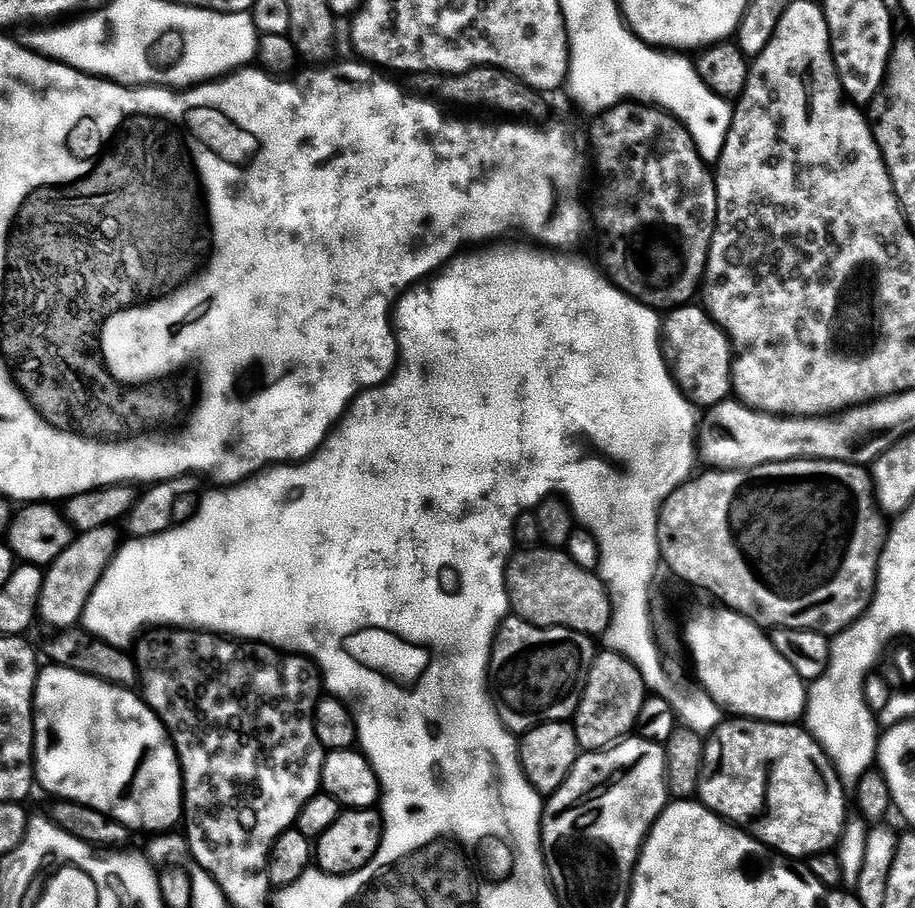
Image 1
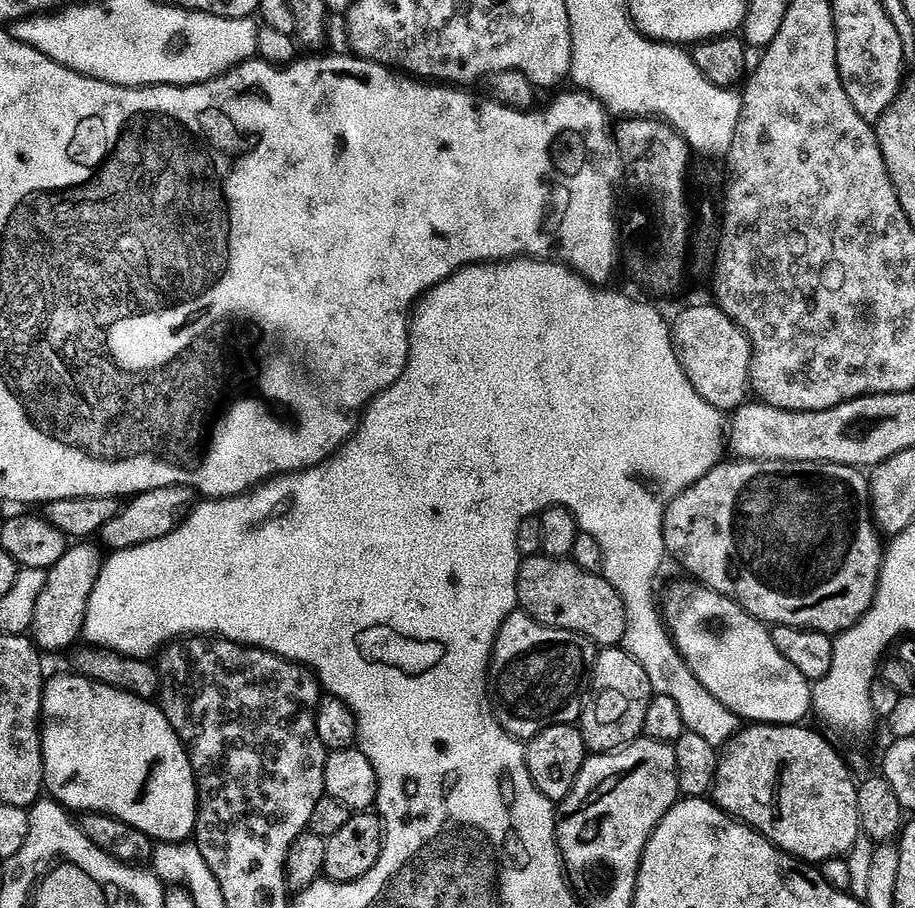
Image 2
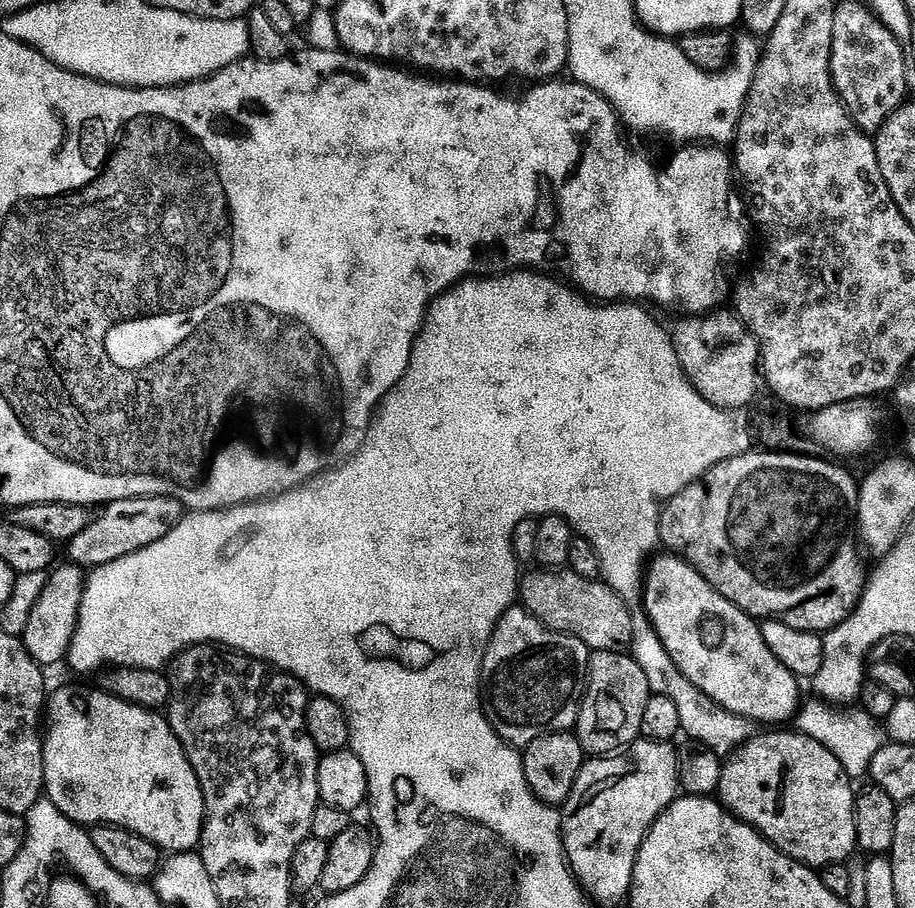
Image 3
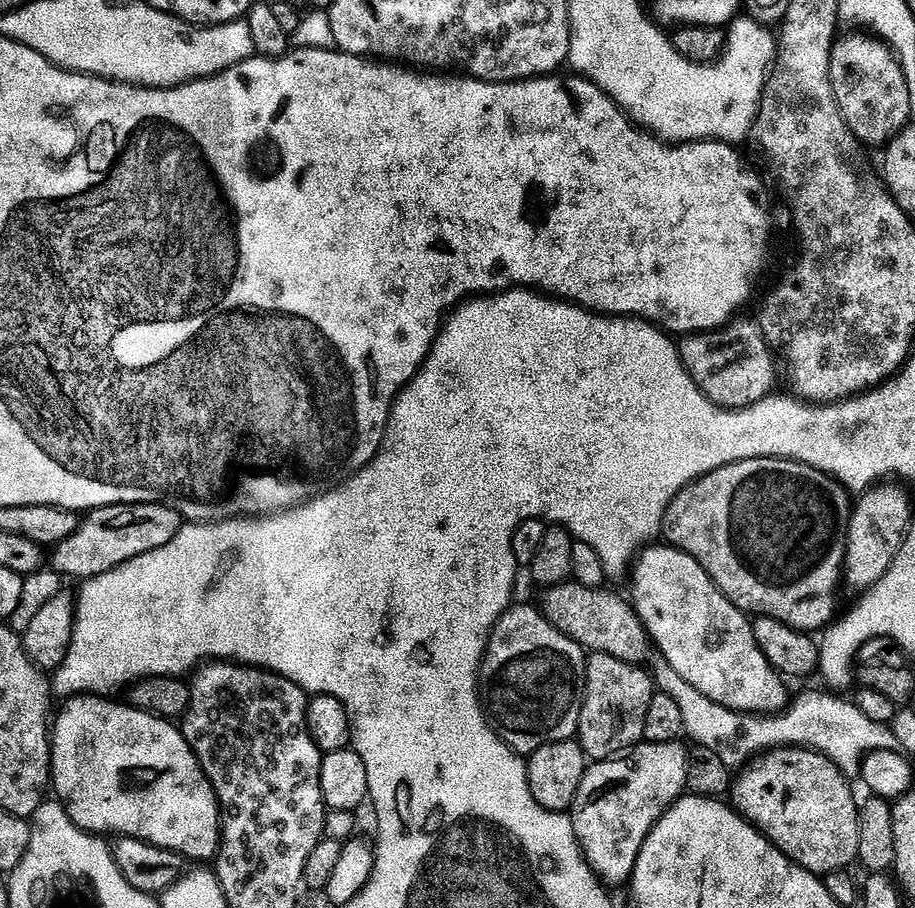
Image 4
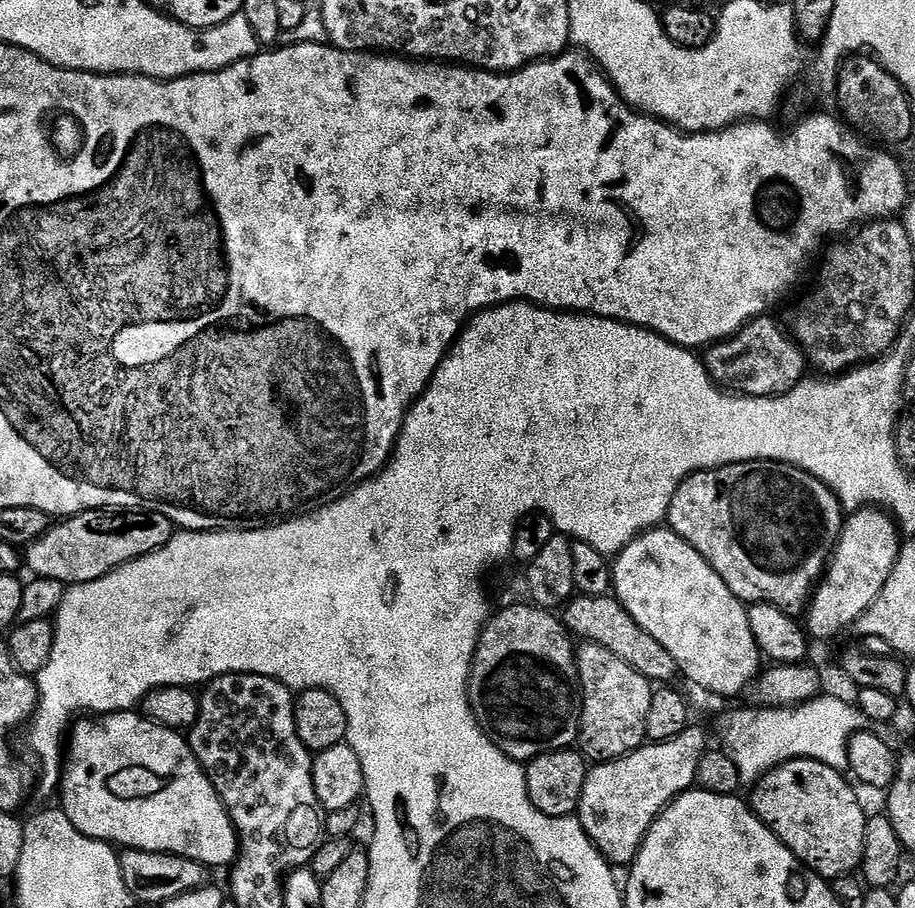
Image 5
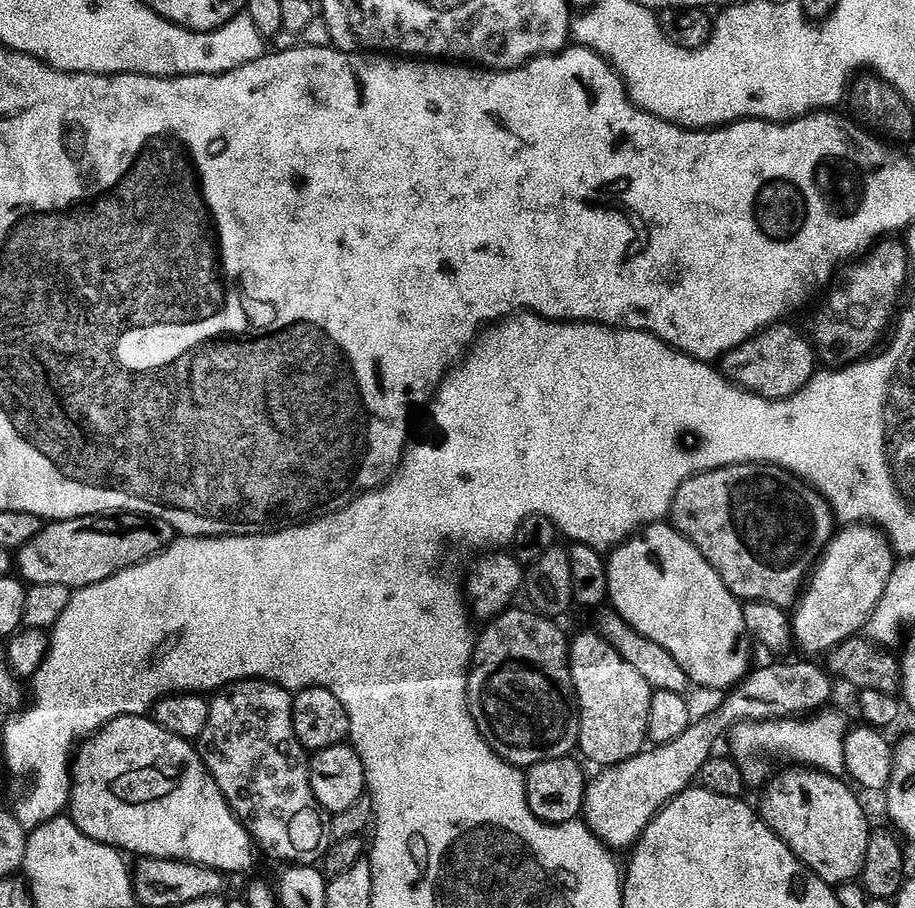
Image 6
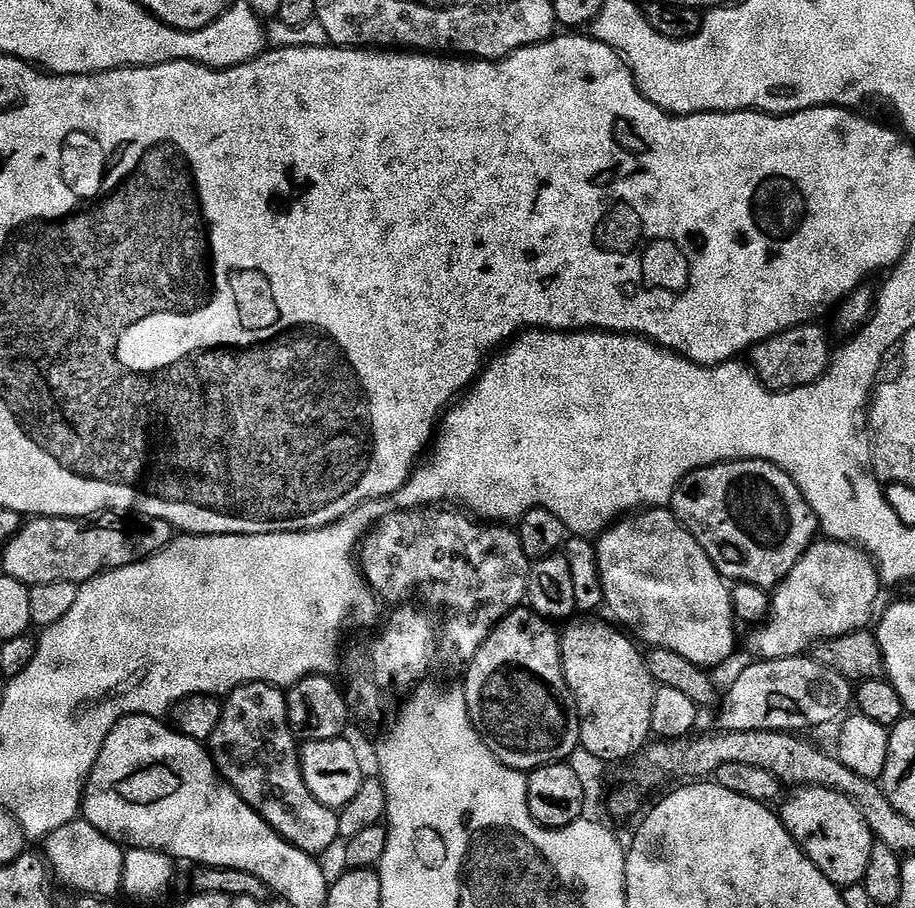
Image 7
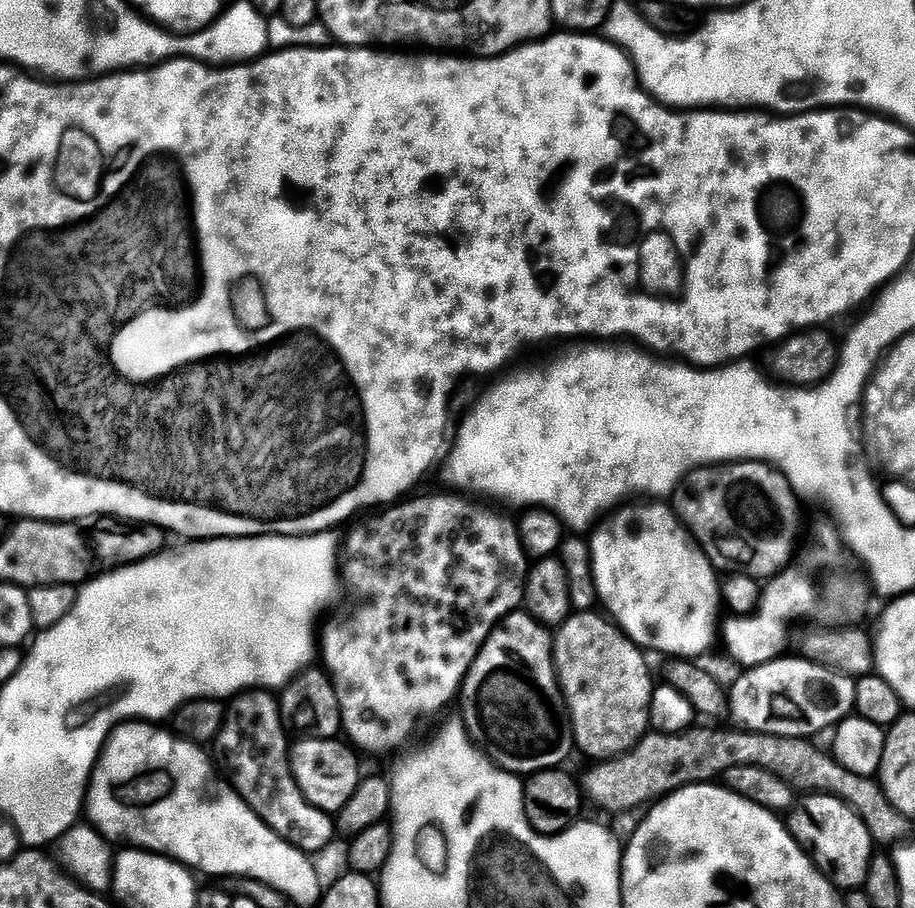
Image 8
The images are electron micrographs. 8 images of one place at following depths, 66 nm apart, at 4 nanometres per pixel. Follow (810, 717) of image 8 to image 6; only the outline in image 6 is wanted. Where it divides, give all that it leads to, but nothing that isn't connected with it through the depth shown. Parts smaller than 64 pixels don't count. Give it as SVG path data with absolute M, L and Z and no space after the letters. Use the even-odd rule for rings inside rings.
M804 662L808 664L772 664L769 668L760 668L749 671L748 675L735 685L734 690L727 693L728 696L713 712L708 712L704 717L691 723L689 728L674 738L673 741L659 746L649 747L636 756L628 760L623 760L621 764L613 764L605 767L604 772L595 781L588 785L588 793L584 795L583 819L596 836L599 836L609 848L619 850L619 848L631 849L636 841L644 835L656 813L668 803L669 800L676 799L682 792L688 791L692 780L701 775L704 764L713 755L712 743L716 739L731 732L734 725L742 720L787 720L789 718L804 718L809 714L815 714L827 709L832 700L832 684L834 680L819 663Z

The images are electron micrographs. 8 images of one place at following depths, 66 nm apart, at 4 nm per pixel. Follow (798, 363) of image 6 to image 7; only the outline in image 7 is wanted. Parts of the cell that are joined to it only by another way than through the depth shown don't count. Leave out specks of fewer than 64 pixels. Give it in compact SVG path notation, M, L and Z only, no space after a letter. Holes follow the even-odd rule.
M809 322L788 328L751 349L750 367L761 384L771 390L785 390L808 387L822 379L833 362L834 348L828 345L828 336L818 325Z

